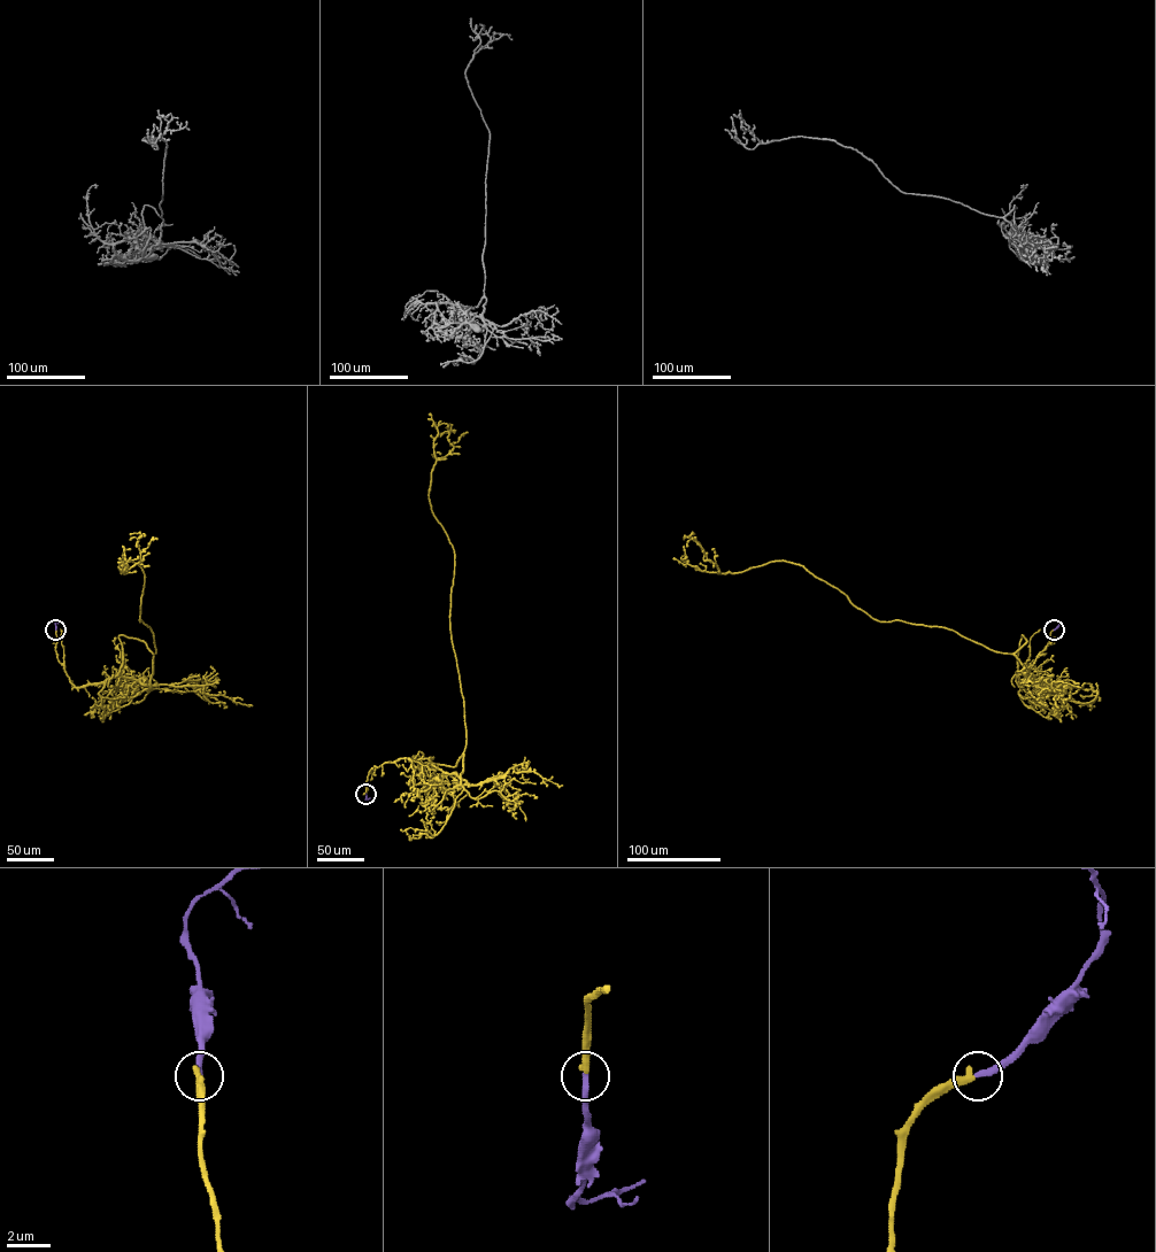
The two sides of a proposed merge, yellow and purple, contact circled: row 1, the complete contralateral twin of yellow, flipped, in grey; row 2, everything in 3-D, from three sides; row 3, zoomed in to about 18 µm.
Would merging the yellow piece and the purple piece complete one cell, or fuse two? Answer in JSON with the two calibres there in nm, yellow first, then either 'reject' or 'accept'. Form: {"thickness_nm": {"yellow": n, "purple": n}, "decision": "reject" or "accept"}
{"thickness_nm": {"yellow": 360, "purple": 280}, "decision": "accept"}

